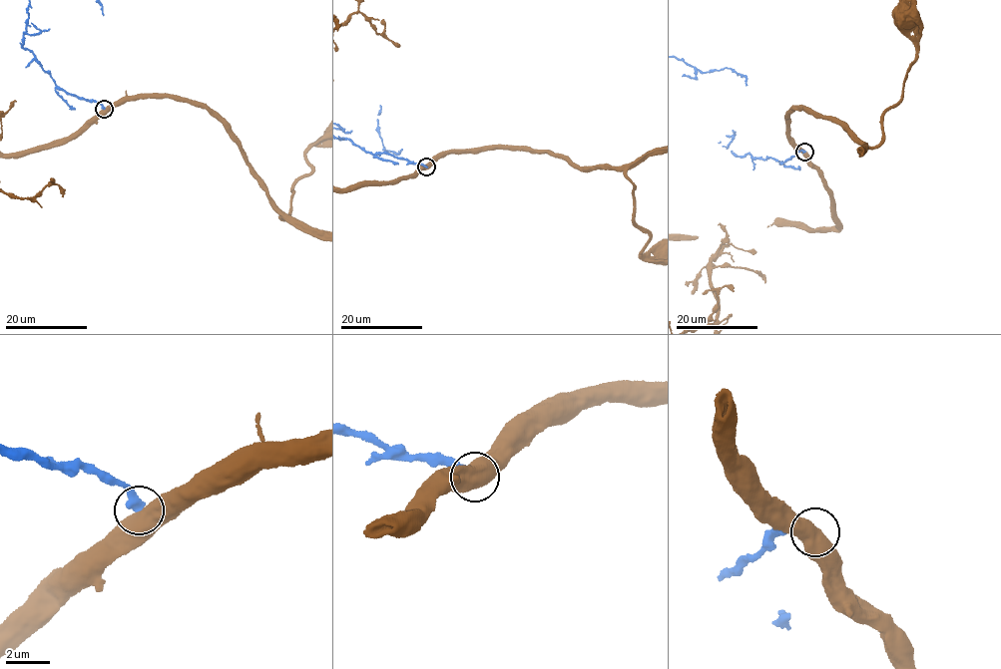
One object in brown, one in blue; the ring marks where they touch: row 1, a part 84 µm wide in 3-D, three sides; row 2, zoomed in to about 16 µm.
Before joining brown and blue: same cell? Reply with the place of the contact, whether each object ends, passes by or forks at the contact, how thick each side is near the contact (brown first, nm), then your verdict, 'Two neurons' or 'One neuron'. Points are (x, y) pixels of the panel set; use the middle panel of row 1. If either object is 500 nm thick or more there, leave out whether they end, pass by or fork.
Place: (426, 167). Thickness 750 nm (brown) against 440 nm. Two neurons

